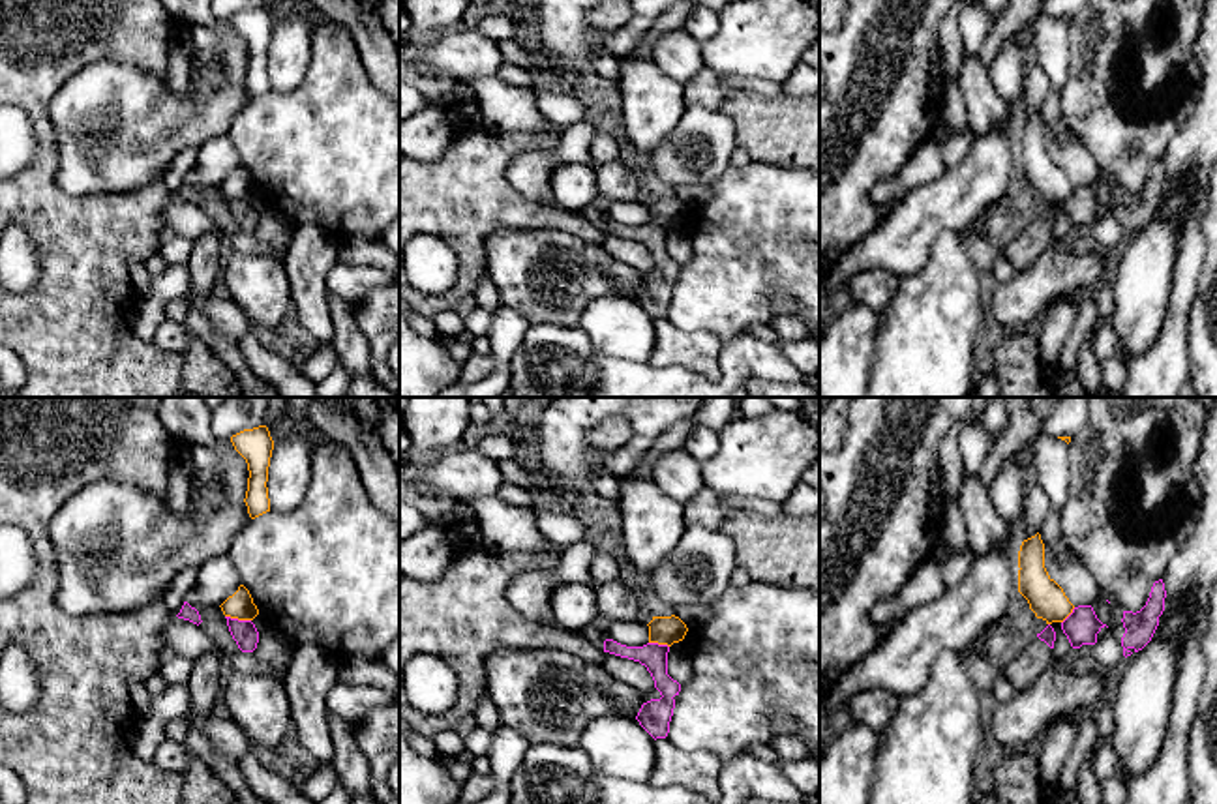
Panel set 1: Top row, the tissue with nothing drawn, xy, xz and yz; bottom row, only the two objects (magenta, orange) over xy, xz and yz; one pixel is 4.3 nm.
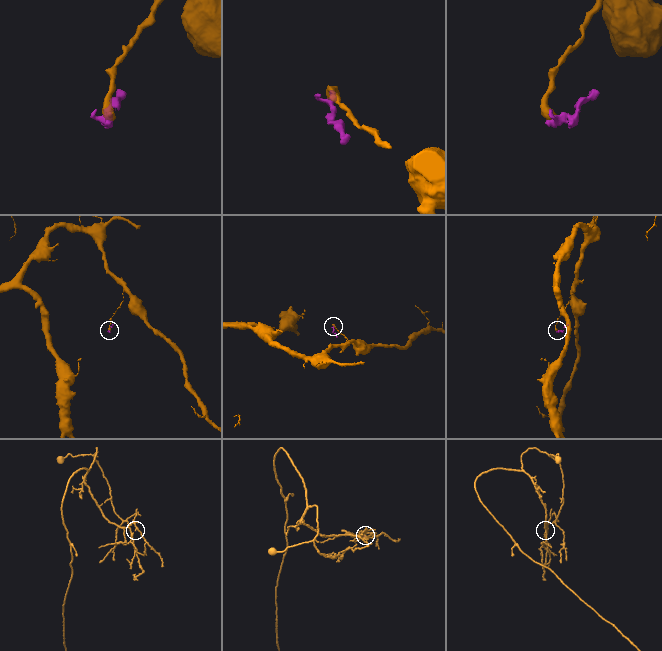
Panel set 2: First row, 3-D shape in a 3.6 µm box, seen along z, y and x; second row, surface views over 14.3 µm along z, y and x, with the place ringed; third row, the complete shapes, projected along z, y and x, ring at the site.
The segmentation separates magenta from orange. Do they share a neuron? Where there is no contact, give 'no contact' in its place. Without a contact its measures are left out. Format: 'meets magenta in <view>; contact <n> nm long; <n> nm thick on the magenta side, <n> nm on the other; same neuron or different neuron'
meets magenta in xy; contact 110 nm long; 110 nm thick on the magenta side, 120 nm on the other; different neuron

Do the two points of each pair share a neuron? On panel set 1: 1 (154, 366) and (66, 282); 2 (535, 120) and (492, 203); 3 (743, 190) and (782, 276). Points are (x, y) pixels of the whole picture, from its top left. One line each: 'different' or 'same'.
1: same
2: different
3: same

